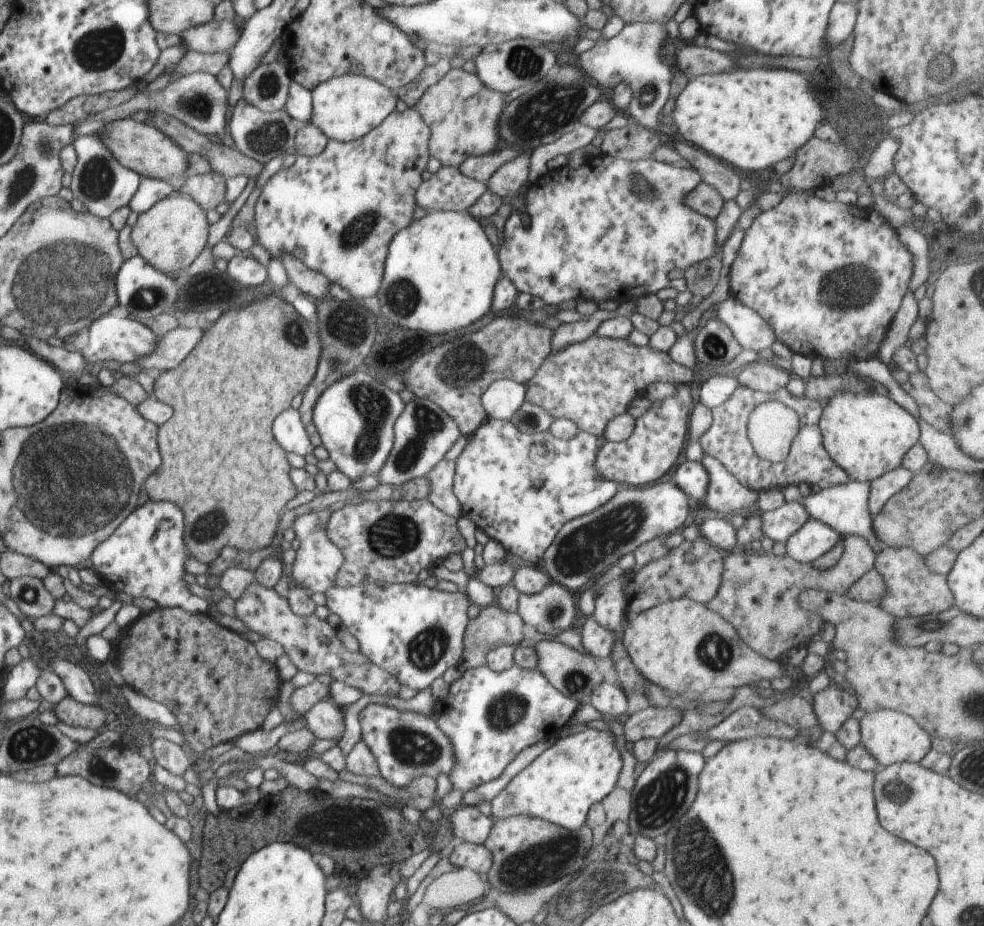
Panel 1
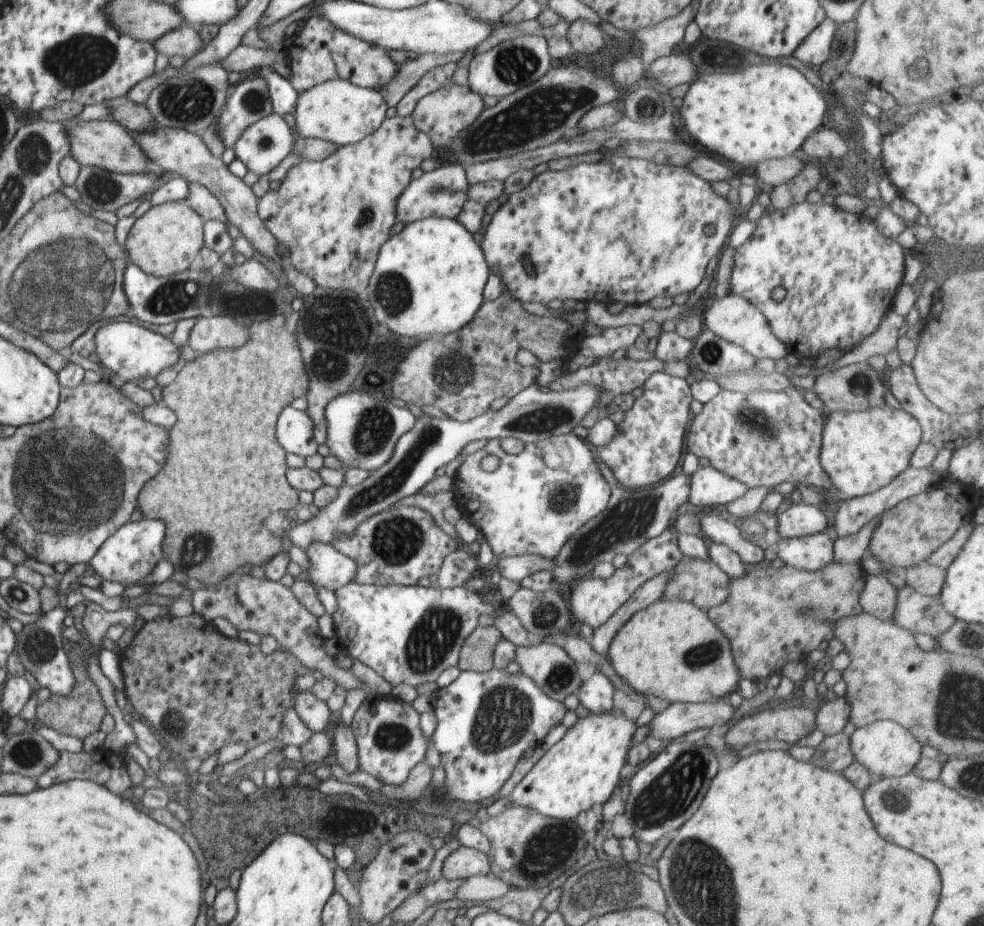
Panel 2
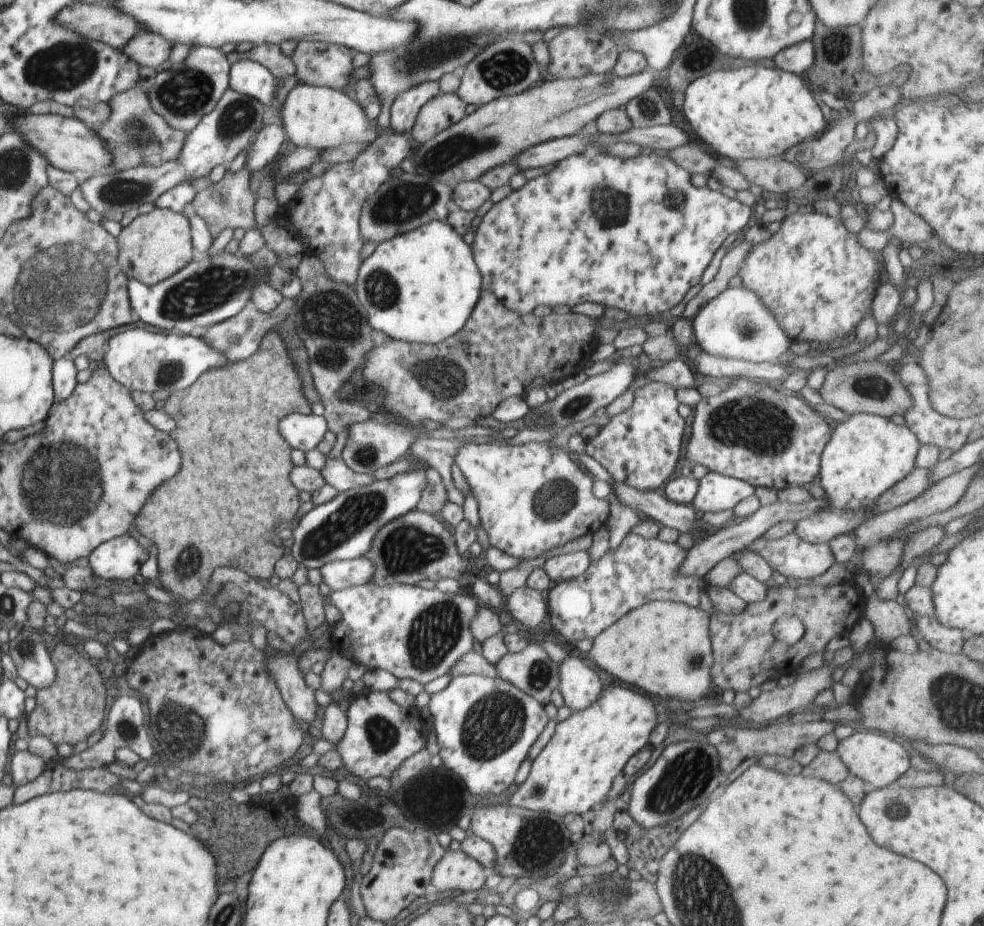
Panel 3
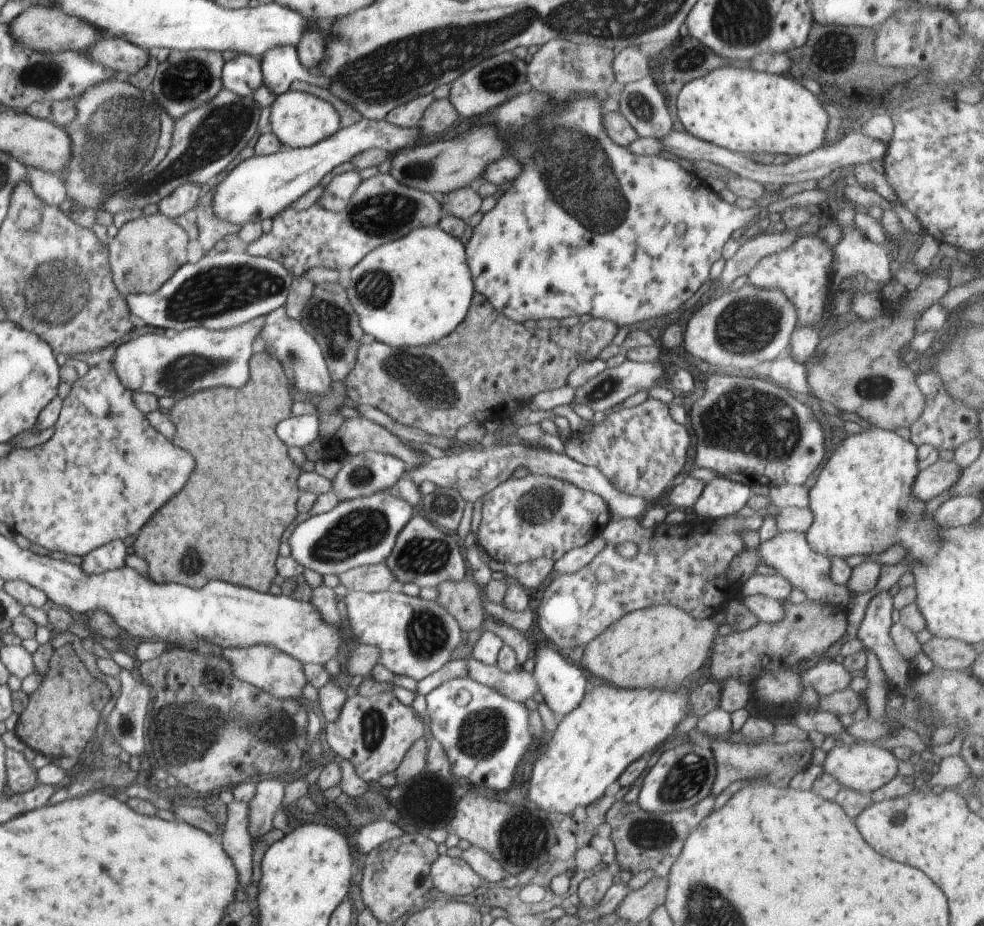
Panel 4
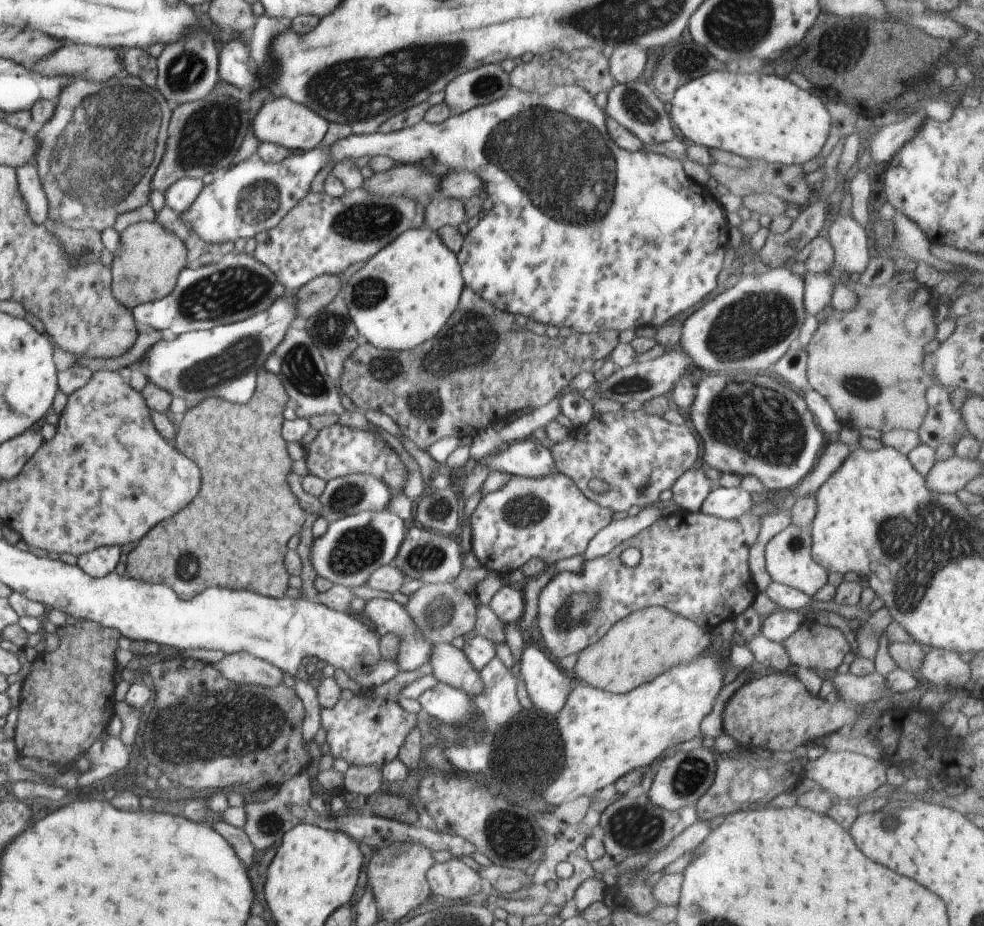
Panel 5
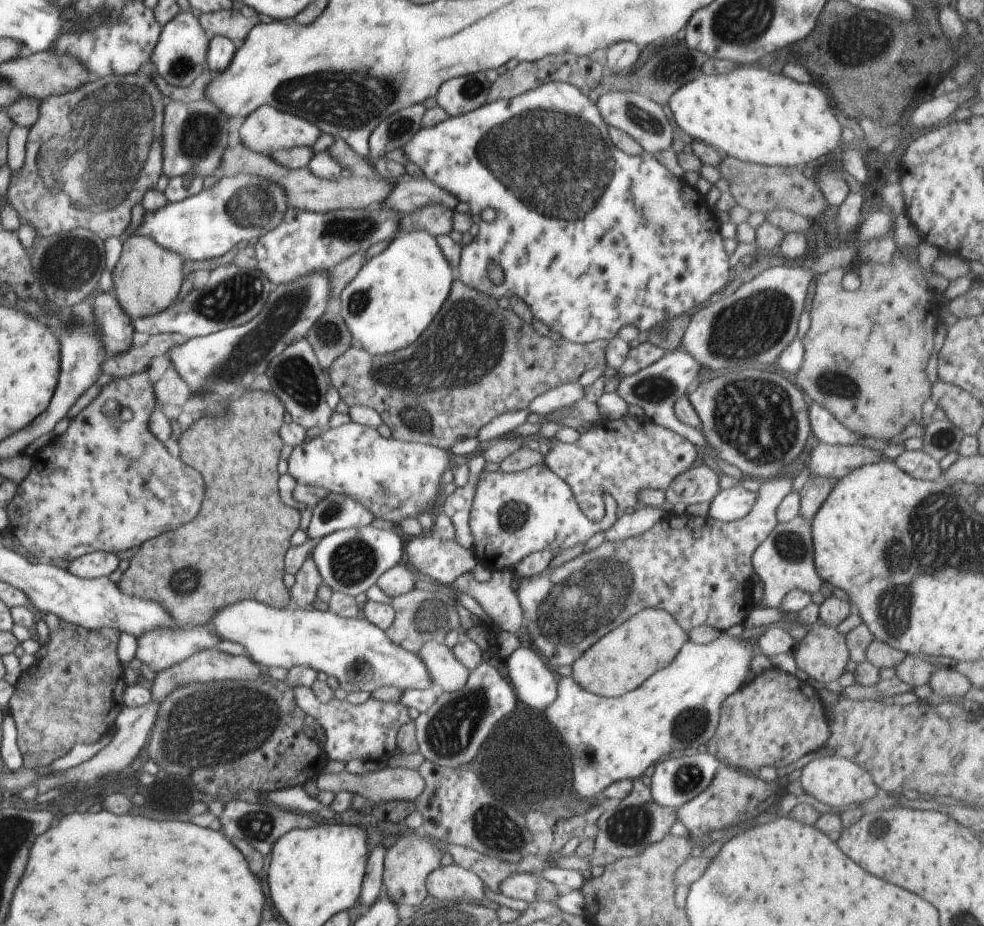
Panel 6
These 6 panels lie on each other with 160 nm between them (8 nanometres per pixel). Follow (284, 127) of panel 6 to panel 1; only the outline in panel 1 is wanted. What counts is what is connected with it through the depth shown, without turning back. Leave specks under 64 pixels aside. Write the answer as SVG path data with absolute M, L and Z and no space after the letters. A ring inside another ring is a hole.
M362 75L337 76L311 90L312 110L309 122L329 139L352 142L374 130L392 111L396 110L398 95L377 80Z

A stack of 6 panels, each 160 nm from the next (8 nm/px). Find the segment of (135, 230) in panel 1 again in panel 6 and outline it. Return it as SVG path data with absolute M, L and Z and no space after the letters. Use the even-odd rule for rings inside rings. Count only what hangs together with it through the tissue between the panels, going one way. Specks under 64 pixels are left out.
M134 234L123 237L123 250L112 271L113 294L124 313L133 322L166 310L177 300L183 279L183 261L180 254L158 246L150 236Z

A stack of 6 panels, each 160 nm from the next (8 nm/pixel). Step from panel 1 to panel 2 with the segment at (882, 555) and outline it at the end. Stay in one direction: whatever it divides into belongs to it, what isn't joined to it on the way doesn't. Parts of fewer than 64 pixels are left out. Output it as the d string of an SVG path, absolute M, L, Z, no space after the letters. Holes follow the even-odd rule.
M908 573L902 576L907 580L903 590L896 590L897 605L894 623L912 634L928 634L934 640L942 632L950 630L956 618L946 612L938 597L920 595L908 584Z

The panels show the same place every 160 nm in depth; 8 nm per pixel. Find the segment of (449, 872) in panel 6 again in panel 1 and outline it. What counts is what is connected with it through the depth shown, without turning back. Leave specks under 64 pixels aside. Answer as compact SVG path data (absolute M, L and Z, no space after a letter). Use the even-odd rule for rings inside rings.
M458 842L450 852L449 861L458 869L488 872L493 863L492 853L484 845Z

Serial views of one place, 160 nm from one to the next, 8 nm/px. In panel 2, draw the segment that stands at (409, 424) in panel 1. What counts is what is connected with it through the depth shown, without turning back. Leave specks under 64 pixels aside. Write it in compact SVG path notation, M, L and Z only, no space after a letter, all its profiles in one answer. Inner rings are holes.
M535 382L513 395L508 404L497 411L488 410L483 415L469 420L439 419L426 414L415 422L414 428L403 434L395 444L390 460L372 471L359 485L342 485L336 498L321 508L303 524L292 524L282 535L288 544L300 547L305 552L311 544L332 545L337 535L352 535L353 531L371 516L394 507L402 498L414 496L428 484L440 466L446 466L472 440L482 438L518 438L525 444L535 443L551 436L571 433L603 396L594 385L580 385L563 391L542 392Z

